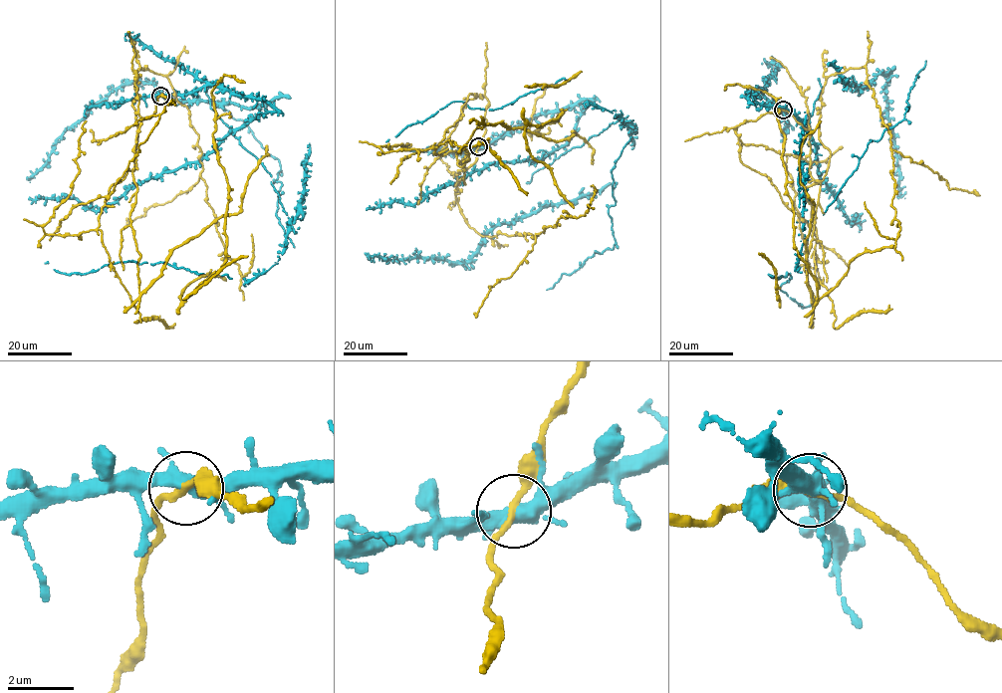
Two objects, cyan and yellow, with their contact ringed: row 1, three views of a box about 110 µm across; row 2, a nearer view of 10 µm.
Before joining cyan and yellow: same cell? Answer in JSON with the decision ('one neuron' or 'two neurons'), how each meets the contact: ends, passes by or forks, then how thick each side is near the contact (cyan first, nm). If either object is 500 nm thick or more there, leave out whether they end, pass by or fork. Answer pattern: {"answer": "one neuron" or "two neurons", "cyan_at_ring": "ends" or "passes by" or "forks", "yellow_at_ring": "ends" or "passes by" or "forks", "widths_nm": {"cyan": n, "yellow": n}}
{"answer": "two neurons", "cyan_at_ring": "forks", "yellow_at_ring": "passes by", "widths_nm": {"cyan": 380, "yellow": 180}}

